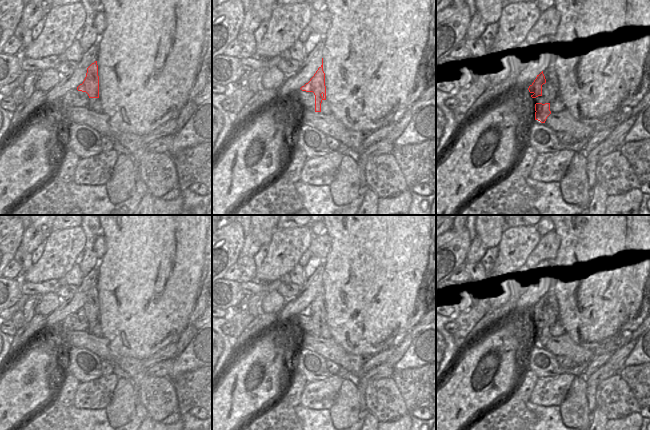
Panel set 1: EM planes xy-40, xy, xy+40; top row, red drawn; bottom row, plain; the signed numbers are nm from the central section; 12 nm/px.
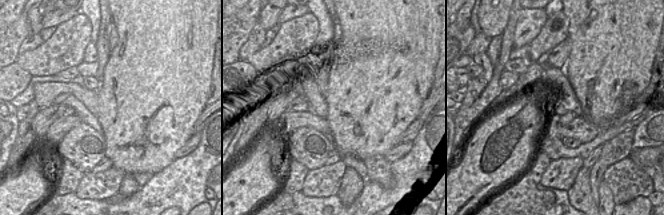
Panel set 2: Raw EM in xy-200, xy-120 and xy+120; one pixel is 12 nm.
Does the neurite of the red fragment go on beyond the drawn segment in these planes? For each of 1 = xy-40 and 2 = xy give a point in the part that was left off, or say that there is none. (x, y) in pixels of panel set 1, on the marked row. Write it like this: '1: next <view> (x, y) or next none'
1: next none
2: next none

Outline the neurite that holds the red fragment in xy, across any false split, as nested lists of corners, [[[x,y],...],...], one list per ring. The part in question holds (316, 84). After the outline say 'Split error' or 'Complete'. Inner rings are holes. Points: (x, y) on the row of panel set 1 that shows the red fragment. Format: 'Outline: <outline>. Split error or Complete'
Outline: [[[323,58],[322,65],[318,68],[314,76],[310,79],[308,83],[300,88],[302,91],[313,92],[315,95],[315,112],[321,112],[321,103],[326,100],[326,86],[325,86],[325,73],[323,71]]]. Complete

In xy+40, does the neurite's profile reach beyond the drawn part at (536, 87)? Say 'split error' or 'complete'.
complete

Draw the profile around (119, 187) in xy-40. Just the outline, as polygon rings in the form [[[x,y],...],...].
[[[119,154],[111,178],[106,182],[107,195],[113,204],[126,201],[135,185],[137,168],[125,154]]]

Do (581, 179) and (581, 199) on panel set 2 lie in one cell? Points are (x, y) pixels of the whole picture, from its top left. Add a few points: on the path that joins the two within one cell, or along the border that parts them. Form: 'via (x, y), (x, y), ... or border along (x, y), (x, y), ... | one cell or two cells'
via (581, 184), (581, 194) | one cell

